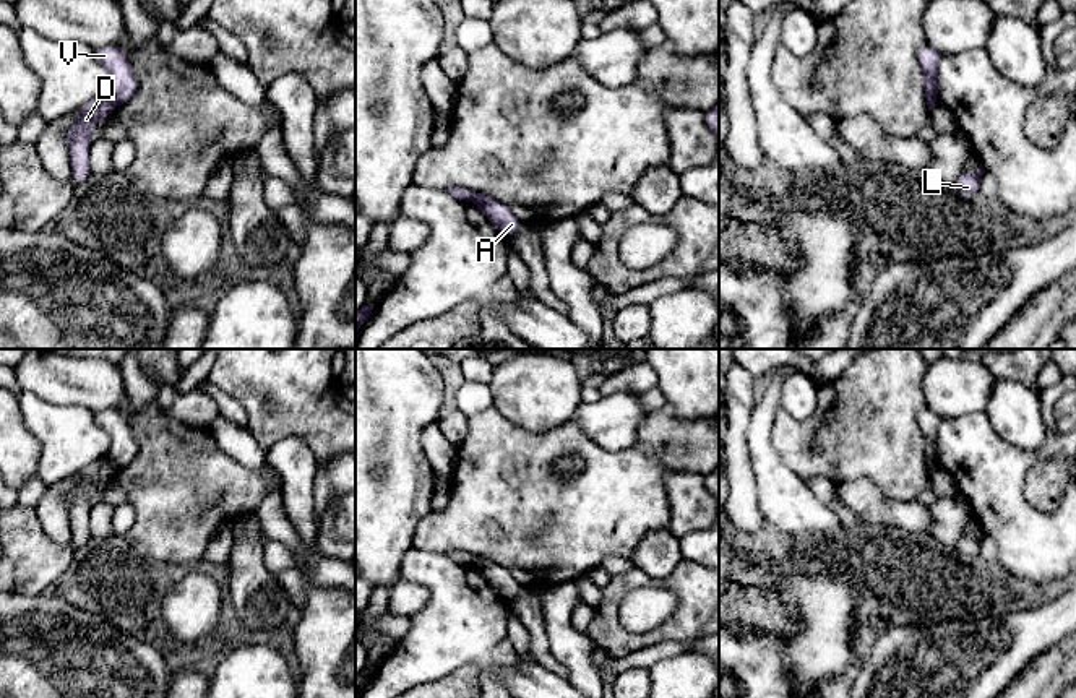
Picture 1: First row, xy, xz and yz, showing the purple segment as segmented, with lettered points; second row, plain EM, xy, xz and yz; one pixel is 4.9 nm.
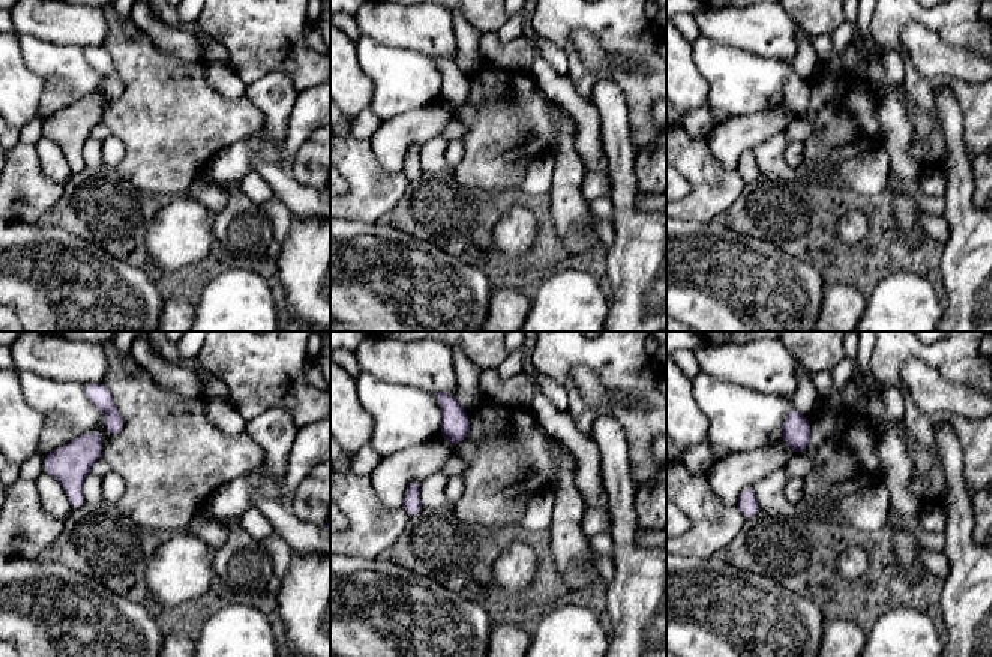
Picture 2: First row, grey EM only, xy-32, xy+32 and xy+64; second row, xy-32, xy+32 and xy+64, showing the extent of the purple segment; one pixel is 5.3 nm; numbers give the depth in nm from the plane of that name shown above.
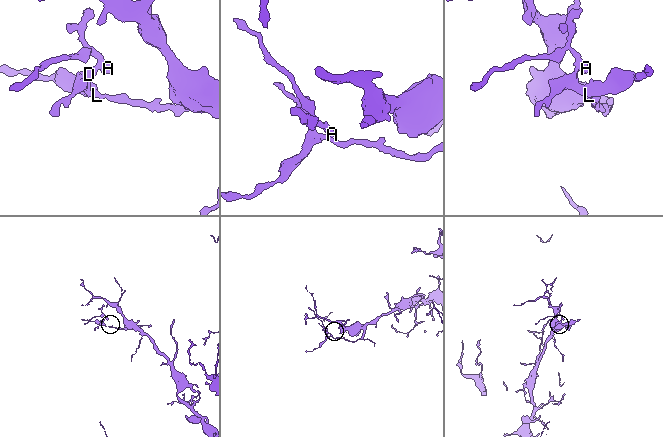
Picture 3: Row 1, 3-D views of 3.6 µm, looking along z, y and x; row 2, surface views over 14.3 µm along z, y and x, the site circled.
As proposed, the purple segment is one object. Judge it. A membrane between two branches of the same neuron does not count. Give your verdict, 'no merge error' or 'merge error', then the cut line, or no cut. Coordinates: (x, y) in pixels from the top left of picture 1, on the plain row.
merge error; cut xy (107, 455), (116, 466)

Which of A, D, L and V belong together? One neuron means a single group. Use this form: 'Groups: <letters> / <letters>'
Groups: A V / D L

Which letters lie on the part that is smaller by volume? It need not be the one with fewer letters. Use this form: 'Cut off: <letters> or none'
Cut off: A, V

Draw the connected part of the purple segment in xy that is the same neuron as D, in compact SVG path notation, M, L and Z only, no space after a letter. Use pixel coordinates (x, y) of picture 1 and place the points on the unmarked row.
M105 456L102 459L91 463L76 474L80 482L68 492L71 545L75 549L84 545L91 537L89 534L91 492L102 482L107 482L114 472L115 464L109 456Z

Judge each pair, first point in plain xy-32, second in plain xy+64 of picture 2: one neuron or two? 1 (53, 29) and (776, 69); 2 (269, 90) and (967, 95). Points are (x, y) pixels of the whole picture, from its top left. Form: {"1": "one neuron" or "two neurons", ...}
{"1": "two neurons", "2": "two neurons"}

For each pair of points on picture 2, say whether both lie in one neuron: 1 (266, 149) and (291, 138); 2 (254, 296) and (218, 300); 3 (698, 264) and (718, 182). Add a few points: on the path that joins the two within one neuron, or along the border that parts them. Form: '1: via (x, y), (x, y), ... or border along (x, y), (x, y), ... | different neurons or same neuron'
1: via (272, 149), (281, 149), (285, 144) | same neuron
2: via (245, 297), (227, 300) | same neuron
3: border along (719, 218), (710, 222), (682, 221) | different neurons

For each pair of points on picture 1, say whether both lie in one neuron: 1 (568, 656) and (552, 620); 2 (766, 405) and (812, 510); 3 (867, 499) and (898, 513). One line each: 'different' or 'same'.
1: same
2: same
3: same

